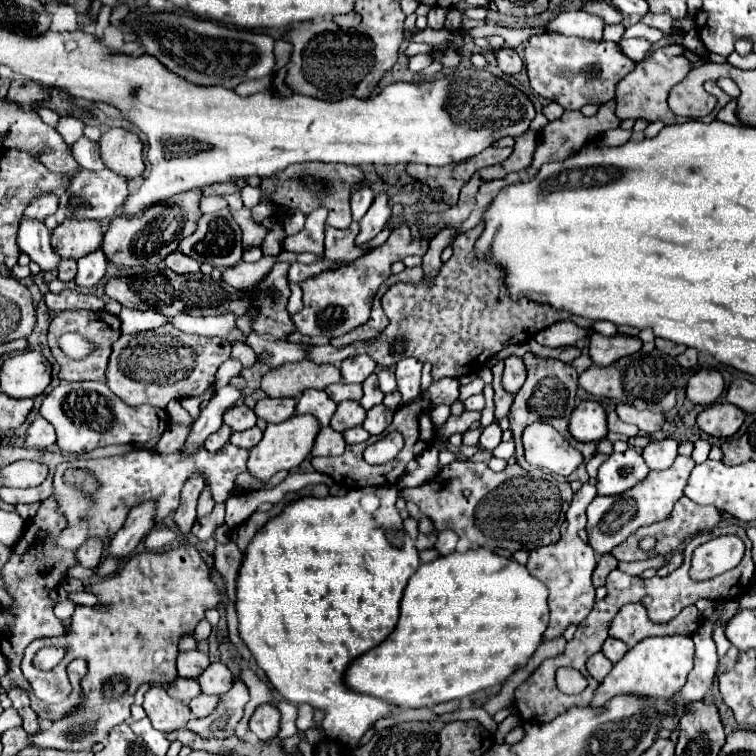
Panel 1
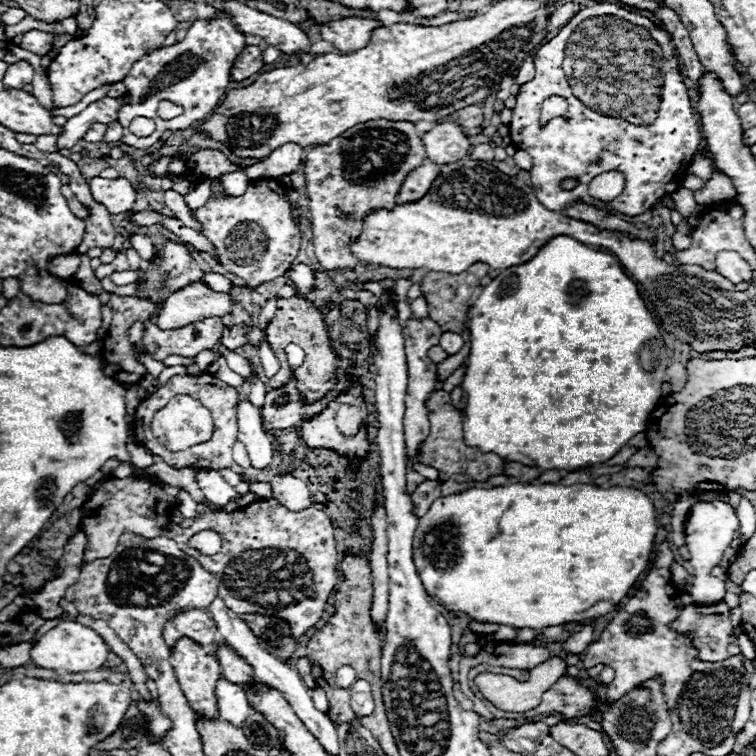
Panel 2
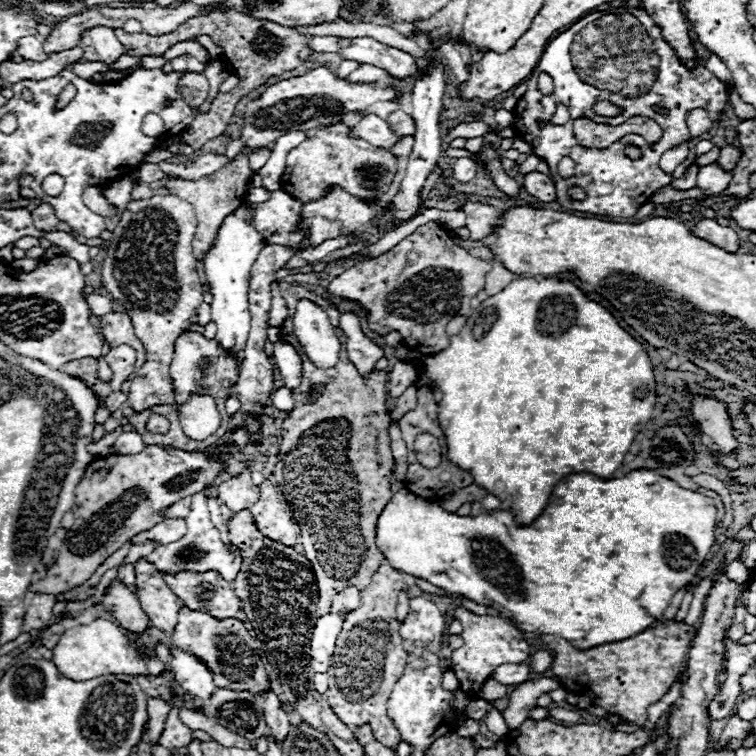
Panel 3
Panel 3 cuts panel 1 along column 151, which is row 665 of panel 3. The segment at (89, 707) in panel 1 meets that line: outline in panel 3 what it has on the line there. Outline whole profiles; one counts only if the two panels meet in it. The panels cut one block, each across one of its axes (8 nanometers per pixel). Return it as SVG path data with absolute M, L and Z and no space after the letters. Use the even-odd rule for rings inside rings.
M658 620L632 638L590 650L578 650L560 636L544 636L544 644L554 654L552 672L564 690L576 696L590 696L592 702L606 712L618 714L624 722L644 726L646 708L658 702L684 670L684 660L694 636L694 626L676 620Z

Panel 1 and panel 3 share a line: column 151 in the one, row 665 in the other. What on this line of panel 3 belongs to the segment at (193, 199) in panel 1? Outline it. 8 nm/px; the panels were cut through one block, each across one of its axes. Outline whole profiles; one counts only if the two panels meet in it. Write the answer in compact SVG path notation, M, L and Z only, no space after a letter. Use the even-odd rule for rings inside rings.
M182 606L178 624L172 632L172 640L180 650L186 650L186 652L202 658L202 662L206 662L206 666L210 666L210 670L214 670L216 676L222 674L222 676L230 678L232 684L220 684L220 686L226 686L228 690L248 690L254 696L270 690L270 678L268 678L264 662L256 650L256 638L250 636L244 622L240 622L236 618L214 620L208 614L188 610L186 606Z

